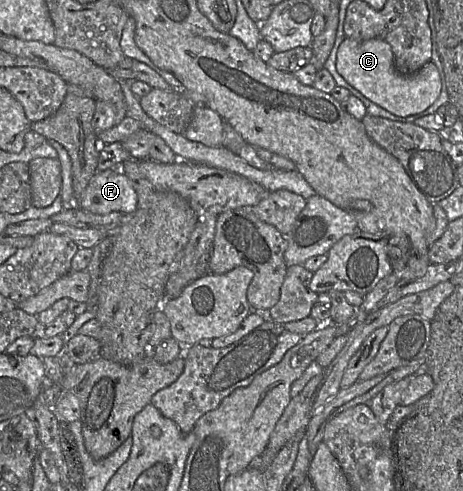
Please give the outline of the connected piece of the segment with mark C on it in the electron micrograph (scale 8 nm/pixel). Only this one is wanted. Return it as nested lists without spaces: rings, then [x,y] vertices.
[[[345,37],[337,53],[336,69],[368,100],[399,117],[425,111],[438,99],[441,92],[439,71],[432,61],[412,75],[402,75],[394,67],[391,46],[382,39],[358,41]]]

